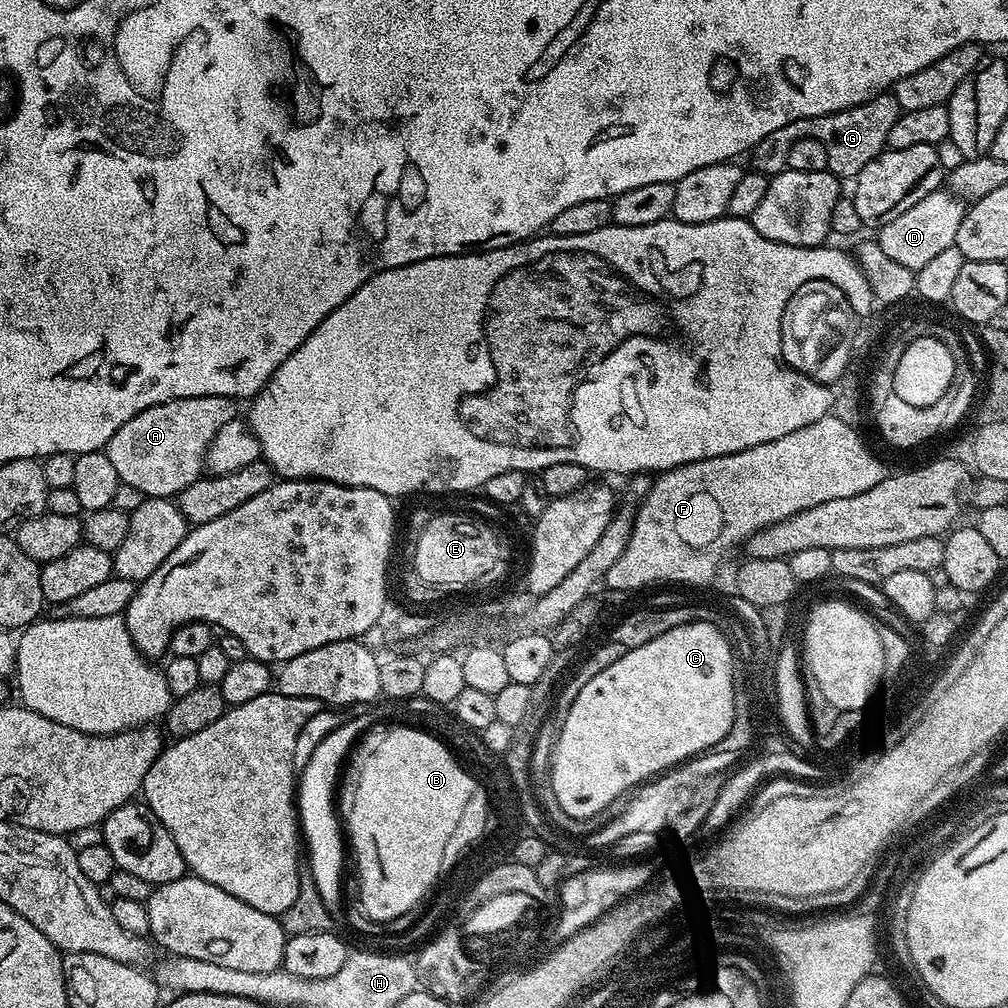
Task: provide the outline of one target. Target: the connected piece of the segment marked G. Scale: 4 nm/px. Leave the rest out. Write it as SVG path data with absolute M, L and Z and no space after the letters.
M881 94L873 100L862 102L853 108L847 108L841 112L832 112L828 116L811 116L790 122L774 134L766 134L762 142L756 145L750 153L751 167L757 172L778 173L788 168L787 159L790 150L799 139L807 136L818 139L824 143L829 152L829 164L827 171L837 178L856 177L870 161L878 158L880 153L888 148L888 135L898 122L902 109L898 106L895 95Z

